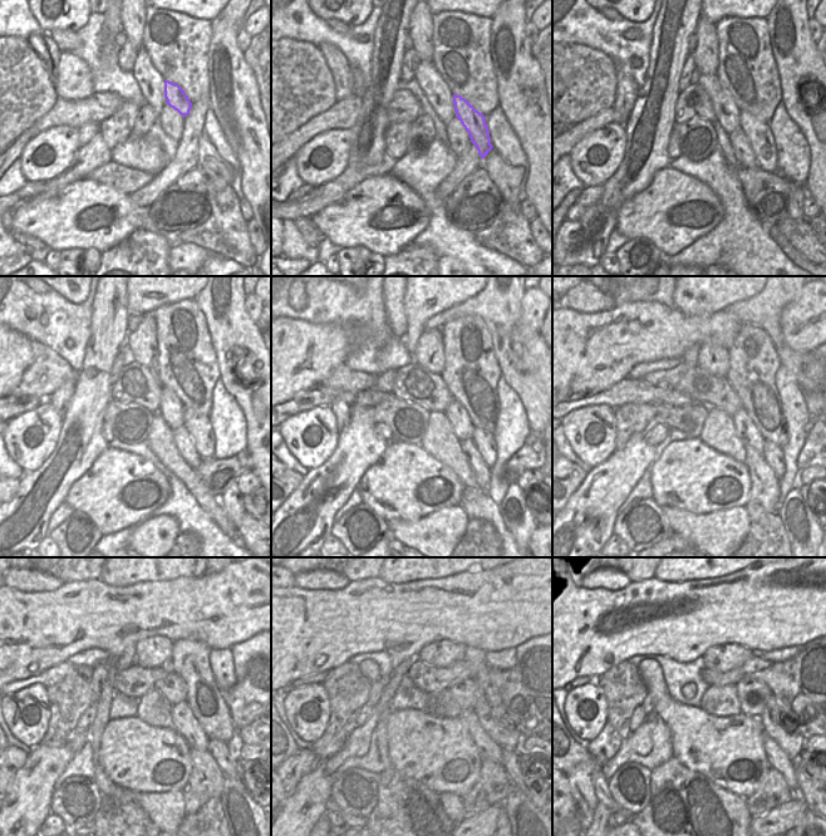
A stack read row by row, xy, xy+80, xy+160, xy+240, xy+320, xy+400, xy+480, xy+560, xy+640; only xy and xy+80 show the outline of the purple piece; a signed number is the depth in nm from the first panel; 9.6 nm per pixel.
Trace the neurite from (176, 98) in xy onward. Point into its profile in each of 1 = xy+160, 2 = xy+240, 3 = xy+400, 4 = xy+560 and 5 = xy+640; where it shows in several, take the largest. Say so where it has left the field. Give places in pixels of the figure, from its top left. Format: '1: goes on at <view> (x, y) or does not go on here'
1: goes on at xy+160 (758, 133)
2: goes on at xy+240 (198, 426)
3: goes on at xy+400 (772, 453)
4: goes on at xy+560 (510, 761)
5: goes on at xy+640 (807, 787)

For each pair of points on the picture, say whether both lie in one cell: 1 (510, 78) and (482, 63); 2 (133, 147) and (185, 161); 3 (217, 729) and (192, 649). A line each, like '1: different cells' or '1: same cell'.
1: different cells
2: different cells
3: same cell

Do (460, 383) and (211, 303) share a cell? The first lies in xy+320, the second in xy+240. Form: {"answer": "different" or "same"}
{"answer": "different"}

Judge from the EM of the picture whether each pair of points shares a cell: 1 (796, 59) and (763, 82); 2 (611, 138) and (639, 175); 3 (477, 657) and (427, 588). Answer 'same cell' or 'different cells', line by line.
1: different cells
2: different cells
3: different cells

